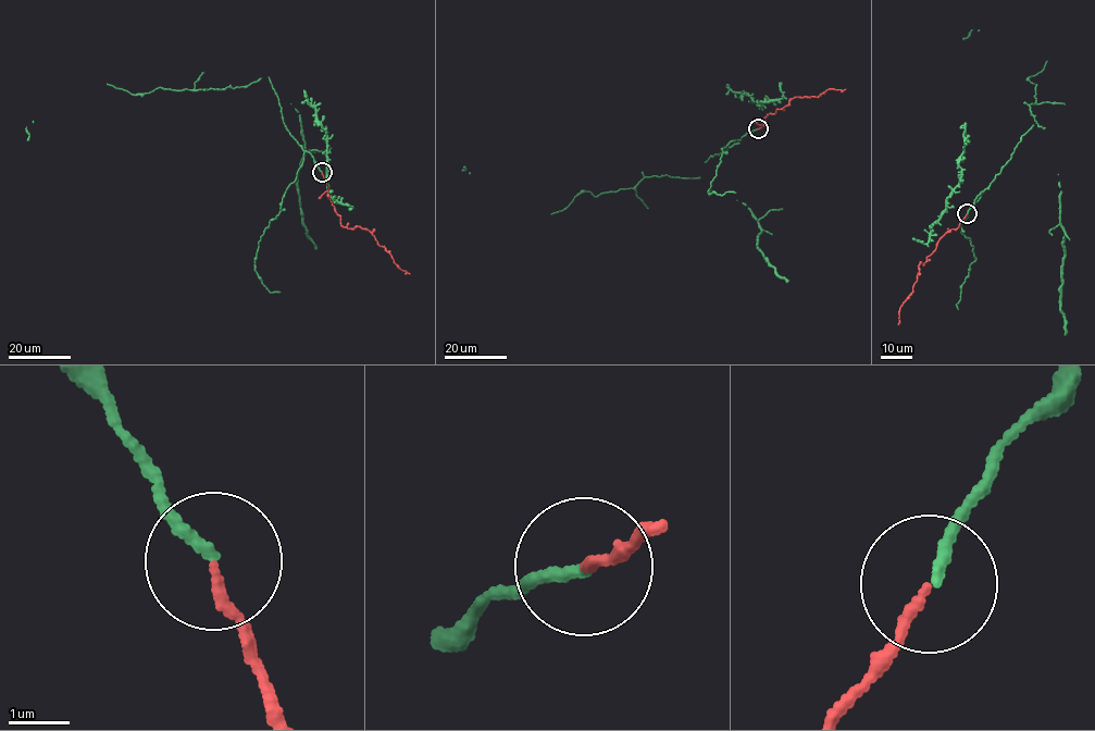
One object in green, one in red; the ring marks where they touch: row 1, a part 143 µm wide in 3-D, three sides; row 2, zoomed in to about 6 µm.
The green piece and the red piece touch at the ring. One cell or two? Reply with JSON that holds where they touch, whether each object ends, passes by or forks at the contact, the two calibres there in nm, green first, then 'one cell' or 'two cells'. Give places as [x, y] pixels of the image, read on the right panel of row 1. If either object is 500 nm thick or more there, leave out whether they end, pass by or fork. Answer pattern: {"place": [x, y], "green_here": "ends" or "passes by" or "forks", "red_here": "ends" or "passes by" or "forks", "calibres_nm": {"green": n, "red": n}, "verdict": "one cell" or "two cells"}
{"place": [967, 213], "green_here": "ends", "red_here": "ends", "calibres_nm": {"green": 180, "red": 150}, "verdict": "one cell"}

